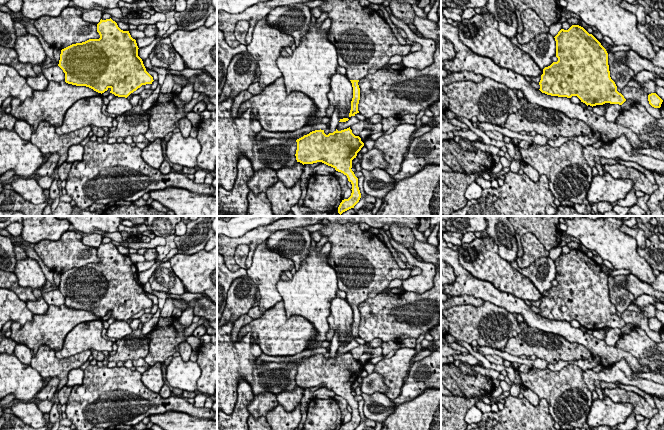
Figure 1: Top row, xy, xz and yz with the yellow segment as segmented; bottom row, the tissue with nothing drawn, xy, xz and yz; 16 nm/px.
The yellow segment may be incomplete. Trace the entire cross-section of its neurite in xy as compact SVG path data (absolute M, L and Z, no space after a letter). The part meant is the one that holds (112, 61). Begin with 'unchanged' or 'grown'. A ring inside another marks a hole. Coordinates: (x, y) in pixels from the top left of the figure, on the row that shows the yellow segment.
unchanged; M111 18L97 24L99 39L89 39L72 44L61 50L58 66L65 73L65 82L76 86L86 86L98 93L109 88L110 93L127 98L142 85L152 84L153 77L146 71L138 56L138 46L129 31L121 30Z

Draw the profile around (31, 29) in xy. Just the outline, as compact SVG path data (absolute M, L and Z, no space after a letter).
M20 20L19 22L26 27L27 31L30 34L35 35L39 39L46 56L52 59L51 63L54 65L58 65L59 63L56 62L56 59L53 54L53 48L43 39L43 37L37 31L34 25L22 20Z

